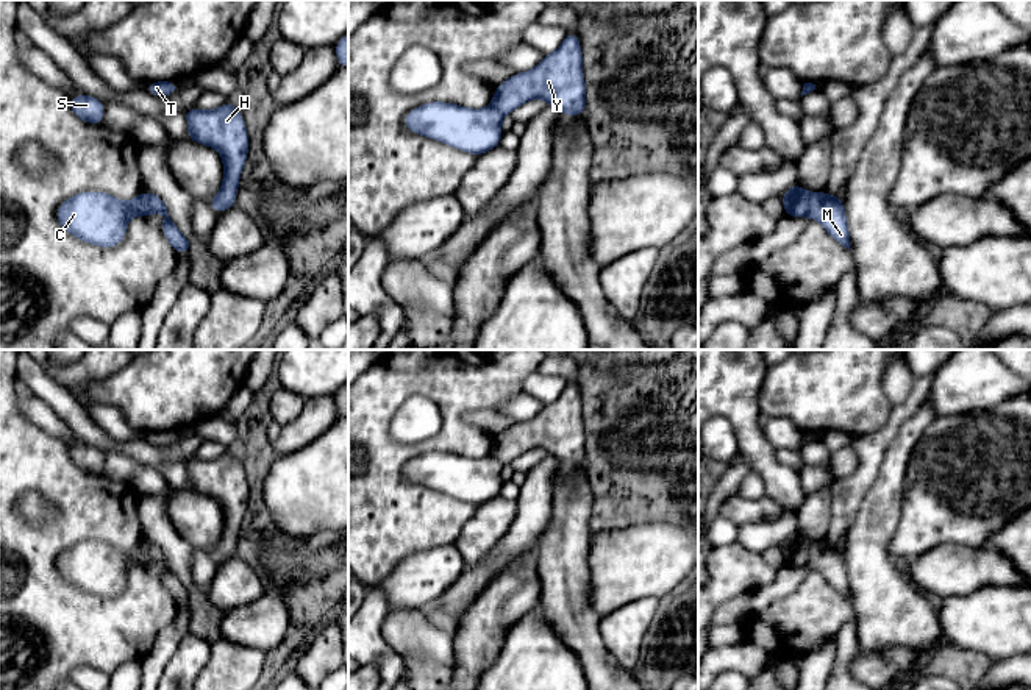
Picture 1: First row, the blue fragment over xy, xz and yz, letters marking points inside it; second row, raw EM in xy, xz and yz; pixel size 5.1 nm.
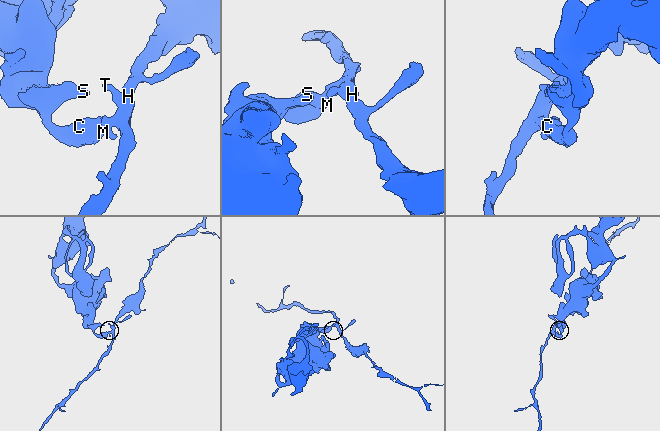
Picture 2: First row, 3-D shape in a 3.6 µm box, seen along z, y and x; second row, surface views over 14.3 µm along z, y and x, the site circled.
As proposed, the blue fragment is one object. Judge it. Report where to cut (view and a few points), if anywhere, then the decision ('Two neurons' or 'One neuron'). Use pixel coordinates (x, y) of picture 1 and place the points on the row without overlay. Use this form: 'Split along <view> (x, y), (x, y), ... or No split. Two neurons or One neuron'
Split along xy (147, 542), (150, 562). Two neurons

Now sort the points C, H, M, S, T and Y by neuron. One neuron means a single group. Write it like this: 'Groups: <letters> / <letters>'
Groups: C M S / H T Y

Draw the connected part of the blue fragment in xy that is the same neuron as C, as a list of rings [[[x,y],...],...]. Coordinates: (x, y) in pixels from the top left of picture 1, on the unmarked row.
[[[86,540],[67,548],[56,560],[66,582],[102,598],[114,598],[123,590],[133,565],[150,565],[148,542],[120,551],[108,542]]]

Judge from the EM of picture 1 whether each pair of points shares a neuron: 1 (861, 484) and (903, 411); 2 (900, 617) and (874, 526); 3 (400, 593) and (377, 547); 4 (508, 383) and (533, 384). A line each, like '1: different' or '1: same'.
1: same
2: same
3: different
4: different

